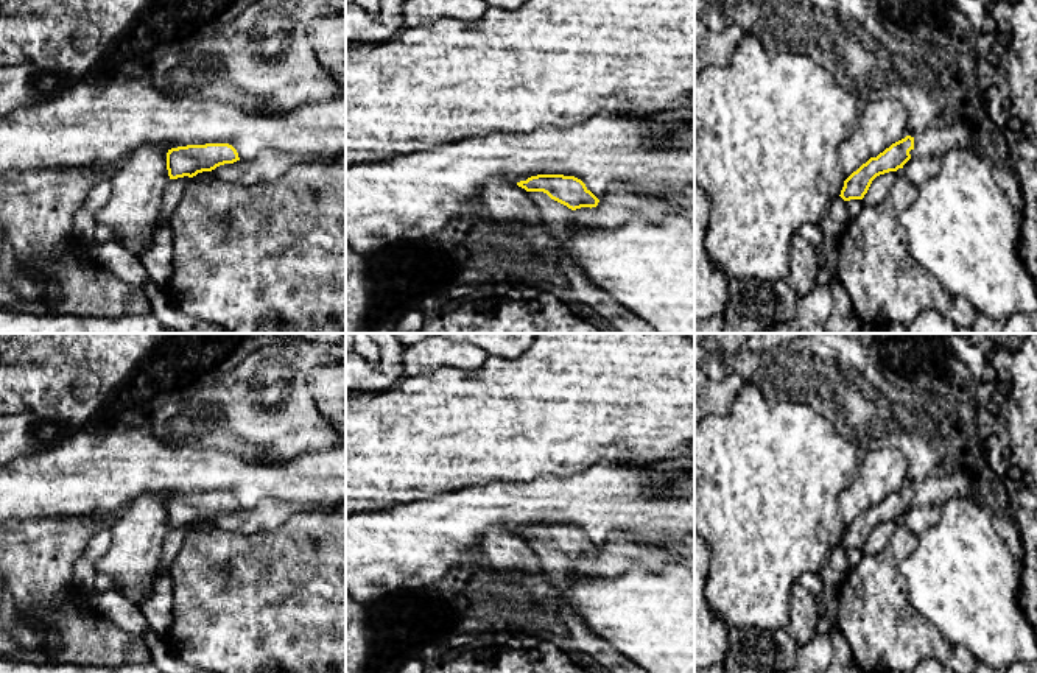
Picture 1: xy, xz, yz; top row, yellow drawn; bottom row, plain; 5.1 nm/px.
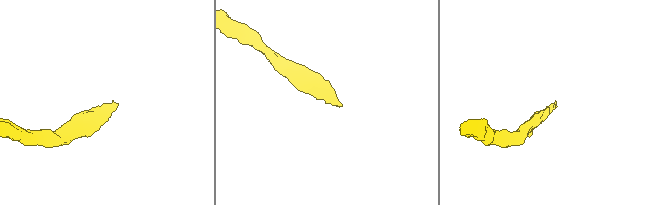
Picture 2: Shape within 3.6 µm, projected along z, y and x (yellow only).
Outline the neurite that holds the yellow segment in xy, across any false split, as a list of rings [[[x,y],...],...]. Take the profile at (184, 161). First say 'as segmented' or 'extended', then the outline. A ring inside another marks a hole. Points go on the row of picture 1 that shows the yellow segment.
as segmented; [[[229,143],[187,145],[168,150],[167,170],[170,179],[193,178],[237,160],[240,160],[238,153]]]

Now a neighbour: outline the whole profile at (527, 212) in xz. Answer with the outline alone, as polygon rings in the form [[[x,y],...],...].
[[[503,181],[489,182],[484,187],[481,201],[497,223],[537,224],[542,221],[539,207],[533,201],[529,192],[517,184]]]

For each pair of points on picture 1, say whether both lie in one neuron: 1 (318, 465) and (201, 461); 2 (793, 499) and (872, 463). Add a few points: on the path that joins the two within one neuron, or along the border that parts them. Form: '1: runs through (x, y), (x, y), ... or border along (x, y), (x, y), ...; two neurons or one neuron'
1: runs through (288, 477), (239, 477), (231, 474); one neuron
2: border along (864, 447), (857, 477), (838, 499); two neurons

